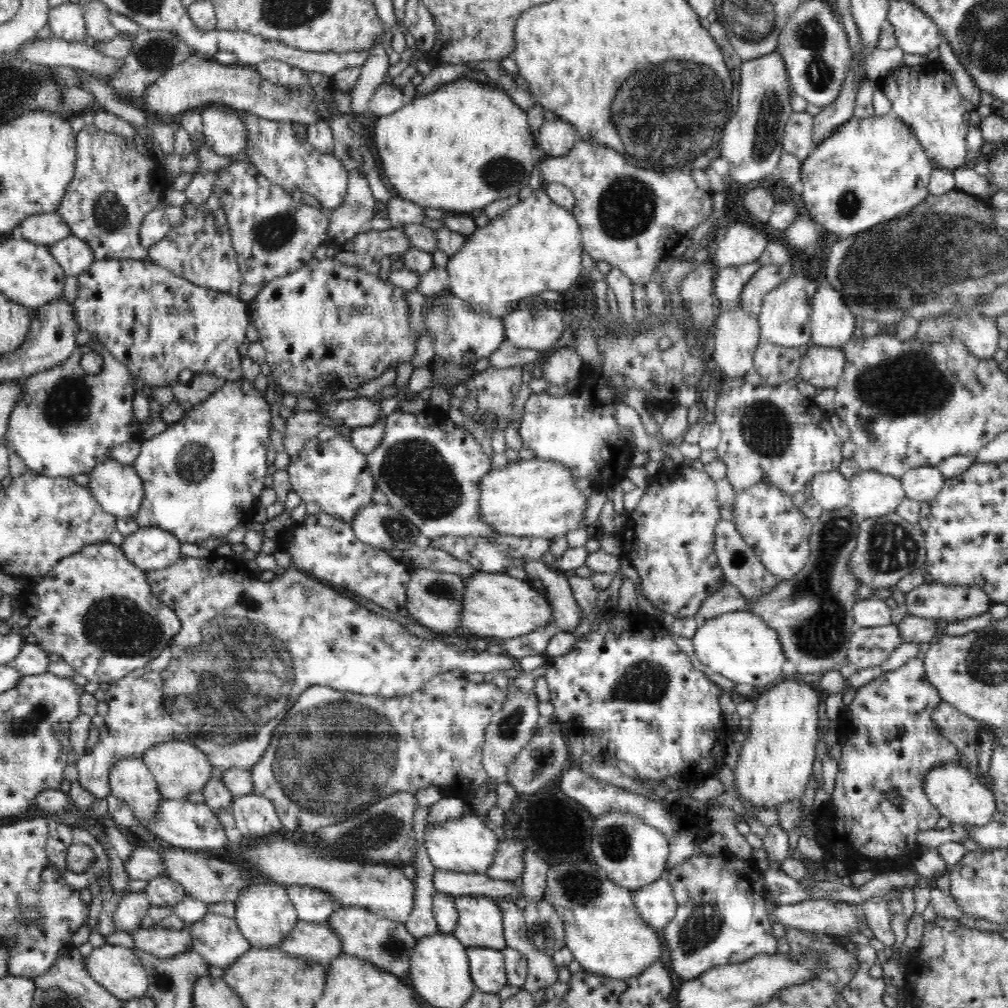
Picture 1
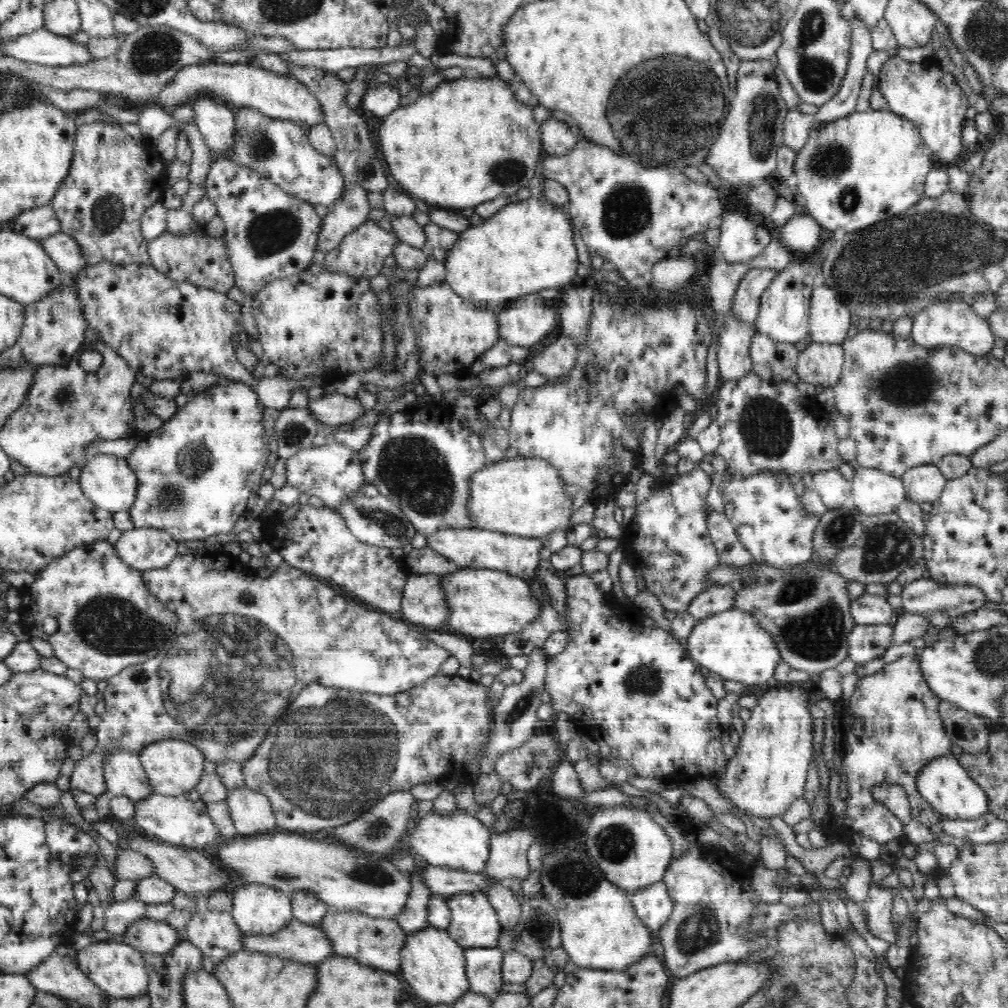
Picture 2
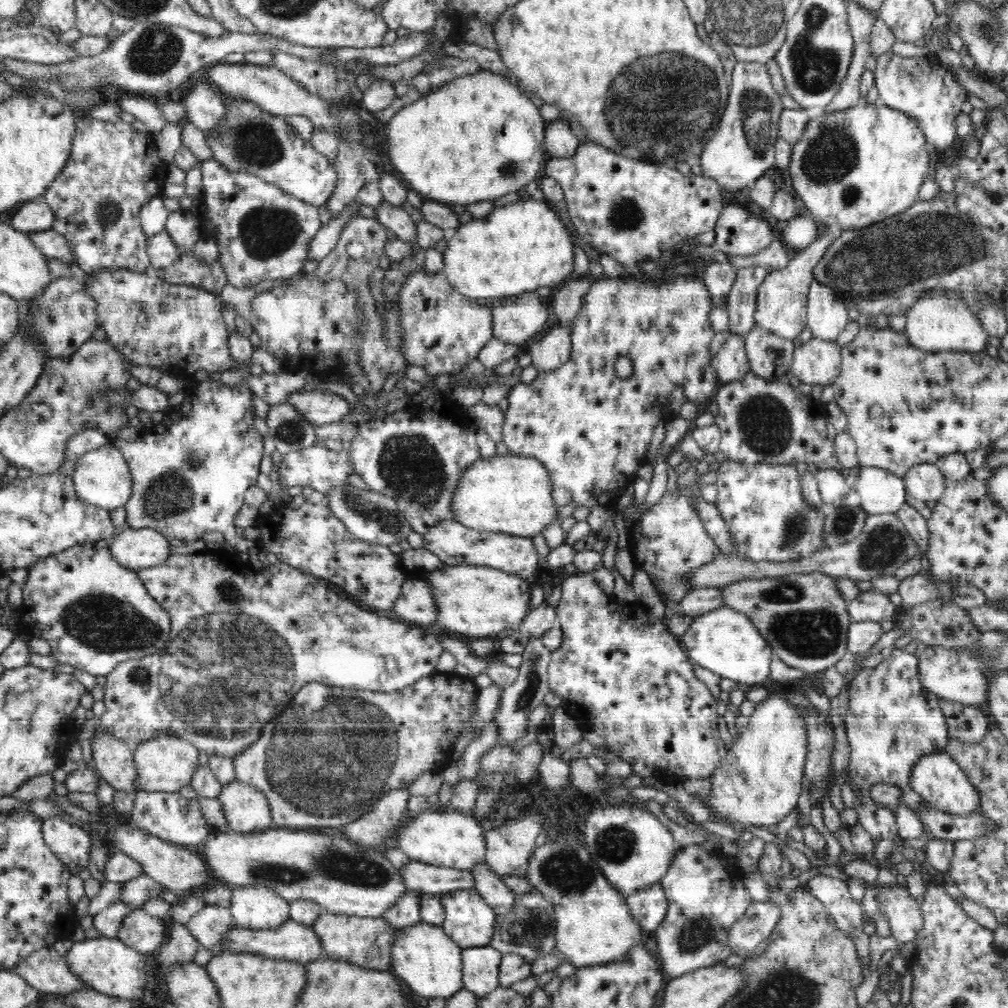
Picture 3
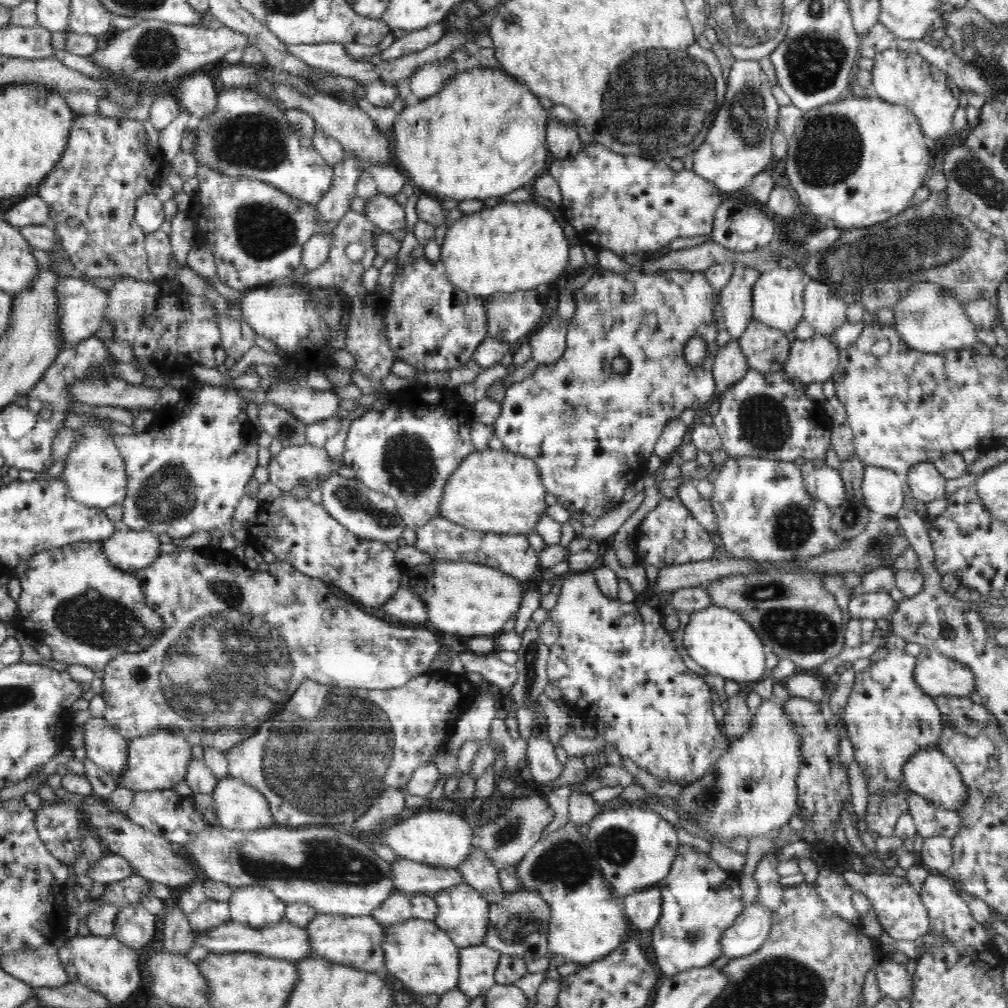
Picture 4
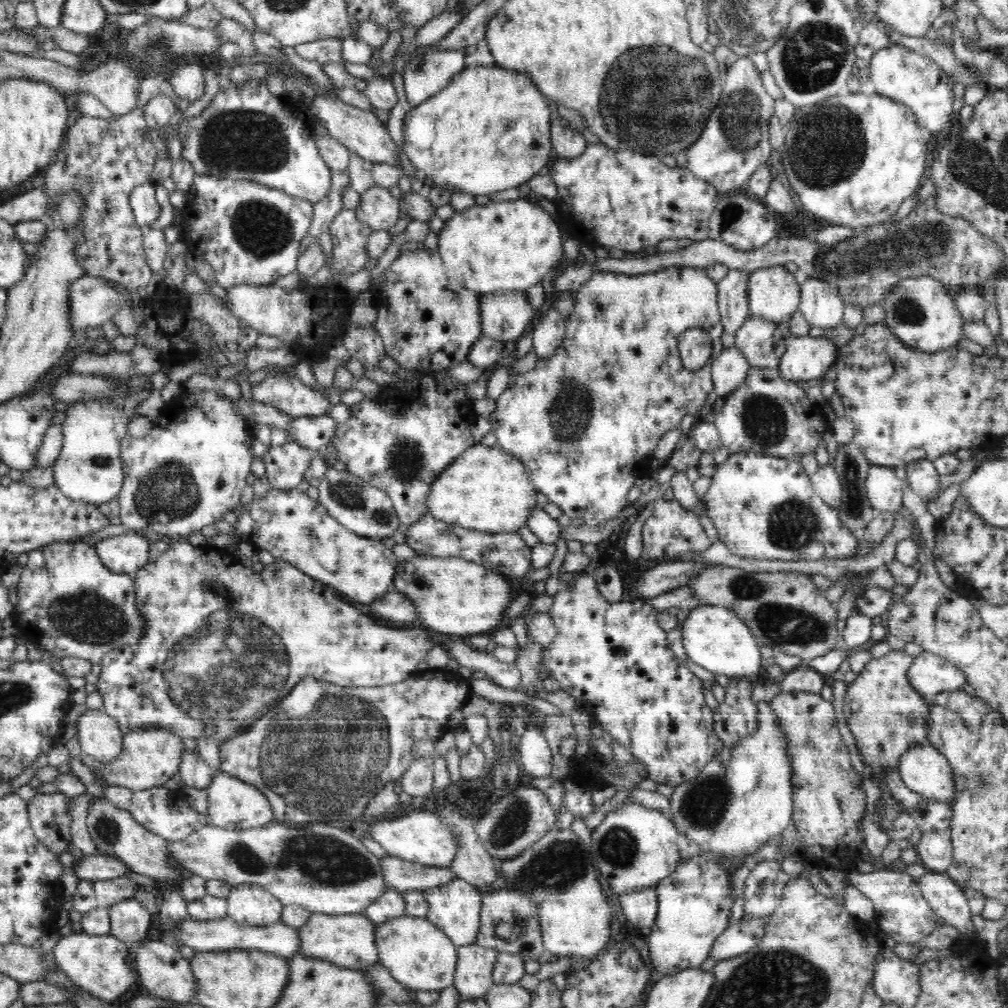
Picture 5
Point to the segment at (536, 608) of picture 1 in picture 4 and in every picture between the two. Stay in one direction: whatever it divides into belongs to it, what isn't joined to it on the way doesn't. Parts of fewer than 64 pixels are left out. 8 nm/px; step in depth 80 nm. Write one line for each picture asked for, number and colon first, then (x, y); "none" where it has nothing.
2: (484, 602)
3: (478, 601)
4: (470, 600)

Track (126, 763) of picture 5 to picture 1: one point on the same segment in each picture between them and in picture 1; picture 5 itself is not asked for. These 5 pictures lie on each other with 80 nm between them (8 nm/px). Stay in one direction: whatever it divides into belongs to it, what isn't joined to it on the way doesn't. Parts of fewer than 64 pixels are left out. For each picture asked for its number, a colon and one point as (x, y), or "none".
1: (180, 768)
2: (172, 766)
3: (164, 764)
4: (157, 761)

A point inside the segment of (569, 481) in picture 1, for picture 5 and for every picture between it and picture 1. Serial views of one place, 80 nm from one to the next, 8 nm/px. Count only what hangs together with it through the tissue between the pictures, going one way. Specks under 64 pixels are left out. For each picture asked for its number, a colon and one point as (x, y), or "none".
2: (524, 496)
3: (511, 494)
4: (491, 491)
5: (486, 489)

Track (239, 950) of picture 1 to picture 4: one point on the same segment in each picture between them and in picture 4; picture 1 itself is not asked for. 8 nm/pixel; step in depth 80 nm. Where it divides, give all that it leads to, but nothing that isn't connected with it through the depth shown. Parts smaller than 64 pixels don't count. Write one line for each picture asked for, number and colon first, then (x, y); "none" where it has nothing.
2: (215, 933)
3: (208, 925)
4: (210, 914)

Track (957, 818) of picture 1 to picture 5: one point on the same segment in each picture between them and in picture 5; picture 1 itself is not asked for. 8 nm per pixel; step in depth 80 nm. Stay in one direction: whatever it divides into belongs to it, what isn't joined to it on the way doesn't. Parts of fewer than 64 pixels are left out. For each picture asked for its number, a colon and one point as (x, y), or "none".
2: (944, 783)
3: (936, 777)
4: (929, 773)
5: (923, 768)

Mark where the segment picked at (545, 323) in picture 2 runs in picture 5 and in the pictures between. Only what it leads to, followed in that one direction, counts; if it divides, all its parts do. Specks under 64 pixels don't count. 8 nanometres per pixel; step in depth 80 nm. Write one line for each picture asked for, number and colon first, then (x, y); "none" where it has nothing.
3: (517, 320)
4: (511, 317)
5: (505, 316)

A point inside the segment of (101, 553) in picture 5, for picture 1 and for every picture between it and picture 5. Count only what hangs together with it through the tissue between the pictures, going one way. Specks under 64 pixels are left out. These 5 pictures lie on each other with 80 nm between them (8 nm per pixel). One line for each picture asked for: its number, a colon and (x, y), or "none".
1: (151, 548)
2: (143, 549)
3: (135, 549)
4: (136, 549)

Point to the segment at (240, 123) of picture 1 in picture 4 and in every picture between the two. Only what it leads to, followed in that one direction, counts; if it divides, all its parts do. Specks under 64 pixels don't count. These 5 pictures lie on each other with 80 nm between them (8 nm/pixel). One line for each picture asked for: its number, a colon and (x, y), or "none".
2: (215, 120)
3: (205, 108)
4: (197, 92)

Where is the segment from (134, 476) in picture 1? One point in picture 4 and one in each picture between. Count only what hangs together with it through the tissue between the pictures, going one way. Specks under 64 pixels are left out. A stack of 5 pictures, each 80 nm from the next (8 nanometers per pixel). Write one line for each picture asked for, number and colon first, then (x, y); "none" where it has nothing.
2: (107, 480)
3: (101, 477)
4: (94, 472)

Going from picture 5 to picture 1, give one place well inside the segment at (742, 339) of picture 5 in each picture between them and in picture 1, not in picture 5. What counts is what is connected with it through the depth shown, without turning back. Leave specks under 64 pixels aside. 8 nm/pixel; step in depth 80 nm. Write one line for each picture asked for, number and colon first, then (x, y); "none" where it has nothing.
1: (777, 364)
2: (774, 361)
3: (769, 355)
4: (766, 348)

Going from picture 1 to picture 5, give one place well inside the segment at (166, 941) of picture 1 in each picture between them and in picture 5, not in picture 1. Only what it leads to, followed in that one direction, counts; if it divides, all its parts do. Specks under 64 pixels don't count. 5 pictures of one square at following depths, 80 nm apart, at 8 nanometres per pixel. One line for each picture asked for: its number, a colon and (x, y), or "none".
2: (148, 936)
3: (145, 933)
4: (134, 926)
5: (130, 920)

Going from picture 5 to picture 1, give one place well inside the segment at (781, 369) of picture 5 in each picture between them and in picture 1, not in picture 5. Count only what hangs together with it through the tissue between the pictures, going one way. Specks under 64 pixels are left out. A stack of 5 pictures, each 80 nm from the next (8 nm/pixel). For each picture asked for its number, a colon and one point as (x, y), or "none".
1: (822, 366)
2: (819, 363)
3: (817, 361)
4: (813, 360)

